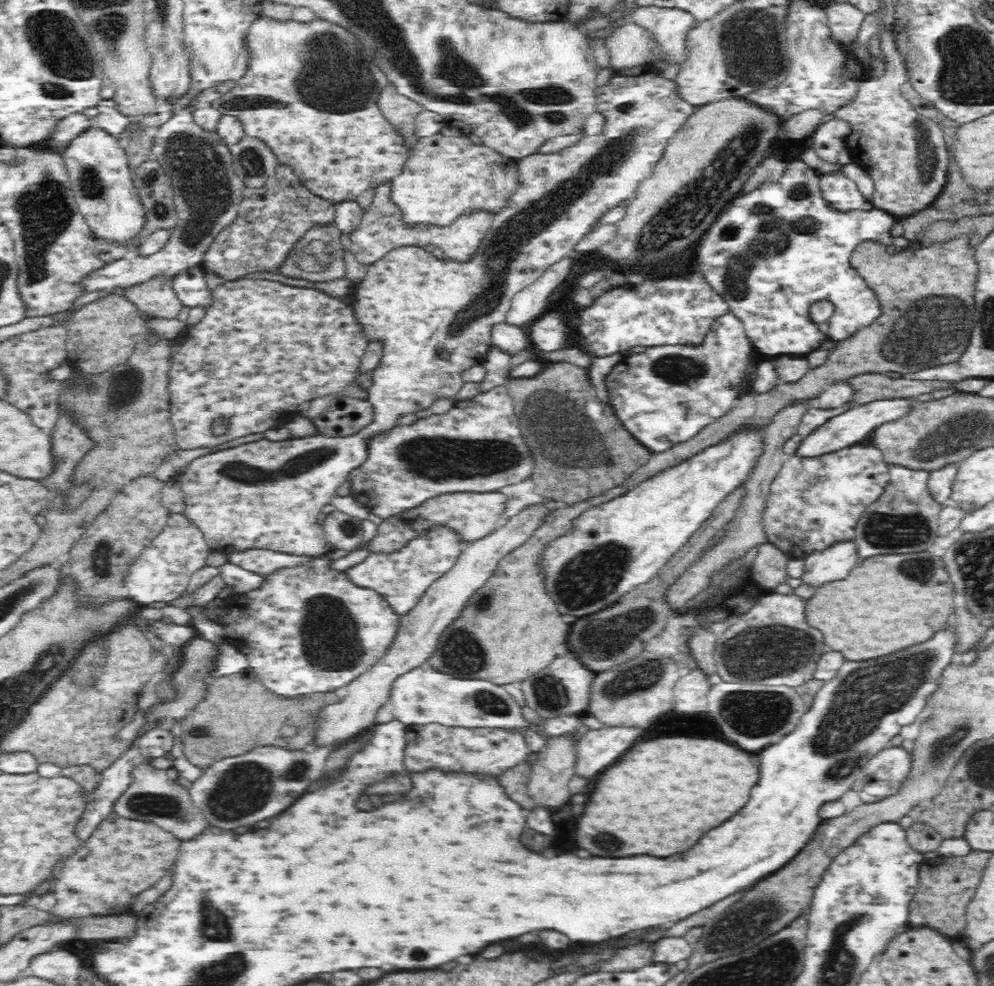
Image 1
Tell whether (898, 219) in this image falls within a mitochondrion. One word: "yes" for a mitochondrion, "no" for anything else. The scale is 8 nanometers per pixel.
no

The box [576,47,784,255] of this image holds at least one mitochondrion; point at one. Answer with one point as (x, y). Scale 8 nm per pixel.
(623, 106)

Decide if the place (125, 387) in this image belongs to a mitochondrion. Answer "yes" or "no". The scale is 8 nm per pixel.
yes

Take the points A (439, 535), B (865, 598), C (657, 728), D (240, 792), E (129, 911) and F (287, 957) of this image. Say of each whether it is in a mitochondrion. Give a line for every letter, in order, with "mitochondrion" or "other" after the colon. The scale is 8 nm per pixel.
A: other
B: other
C: other
D: mitochondrion
E: other
F: other

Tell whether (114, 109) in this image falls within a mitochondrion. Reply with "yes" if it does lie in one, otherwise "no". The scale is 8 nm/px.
no

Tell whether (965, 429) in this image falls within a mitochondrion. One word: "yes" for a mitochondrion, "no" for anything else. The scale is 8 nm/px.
yes

